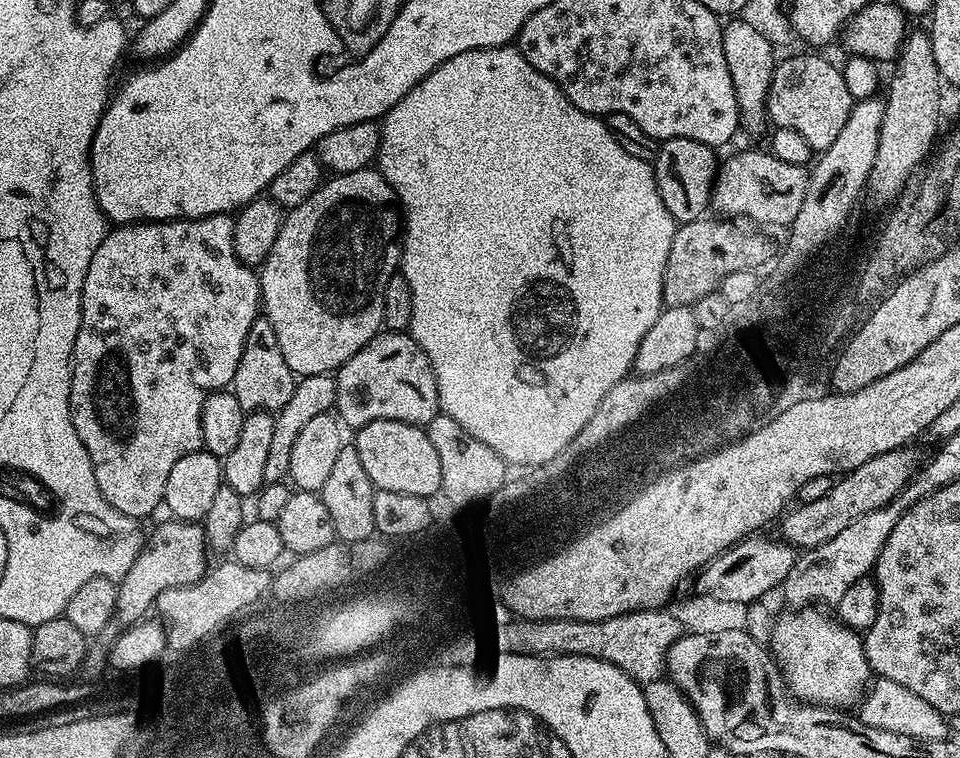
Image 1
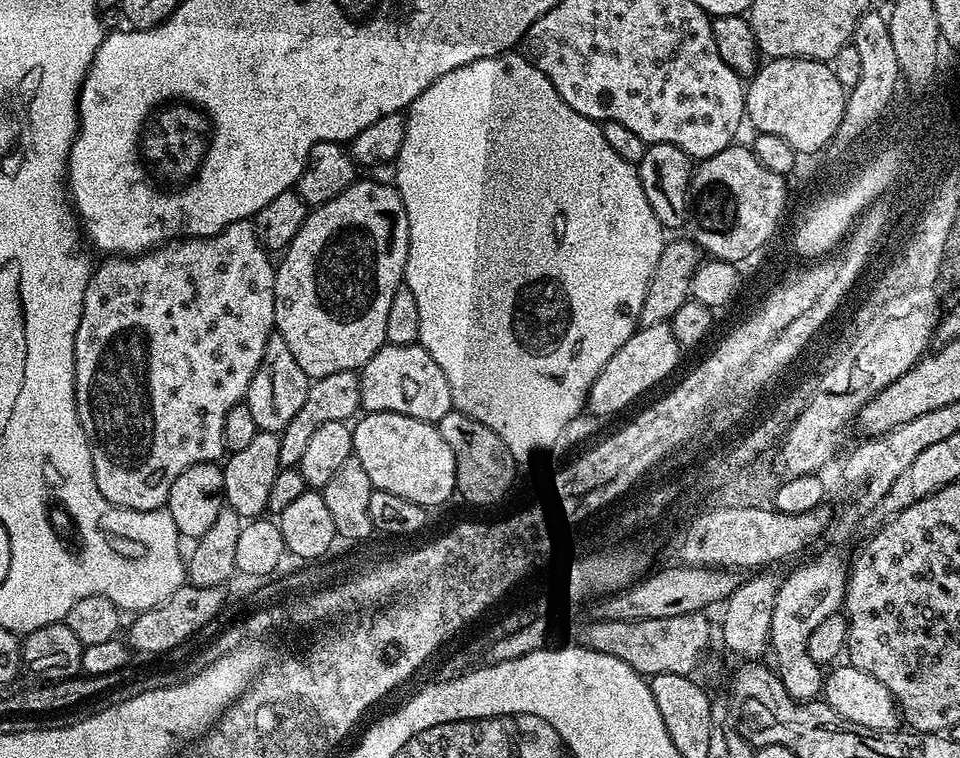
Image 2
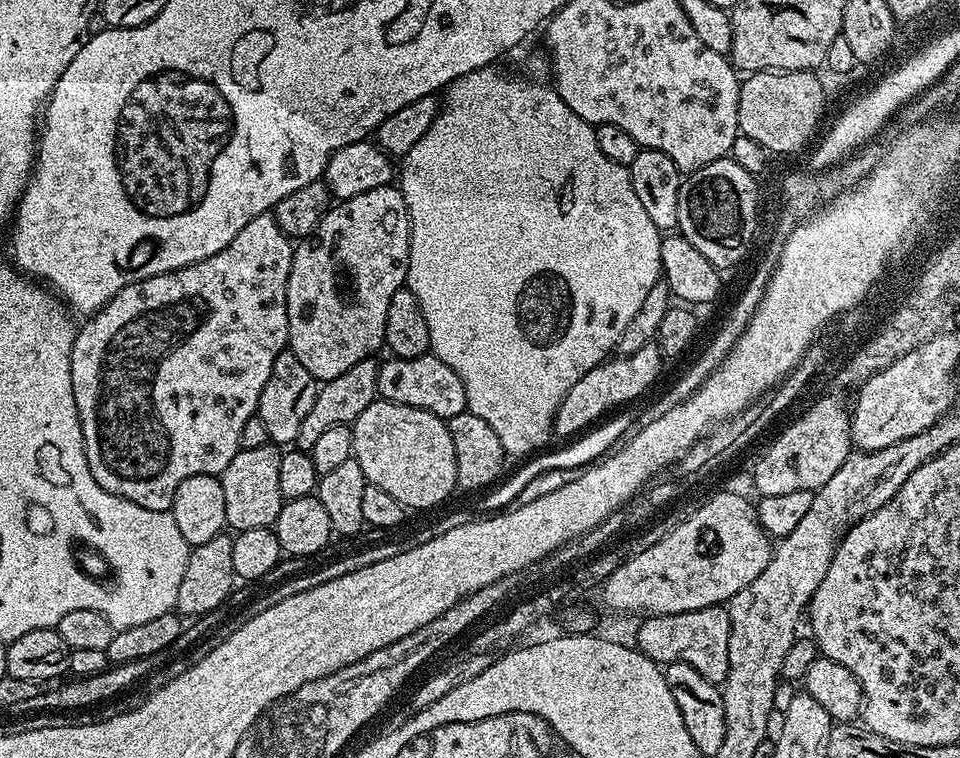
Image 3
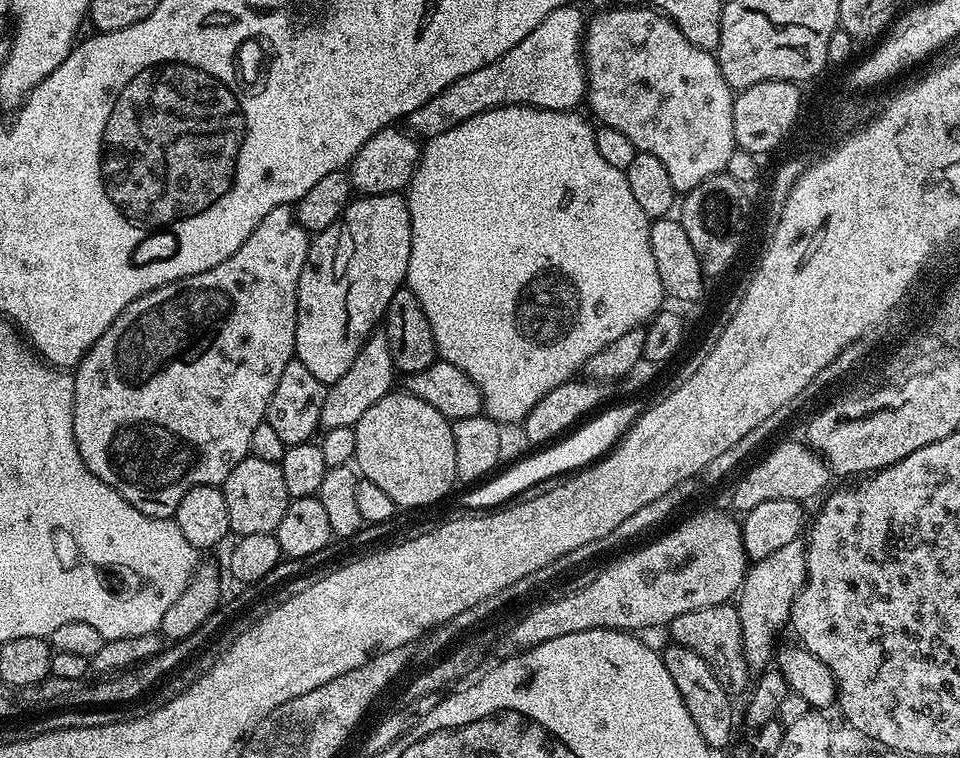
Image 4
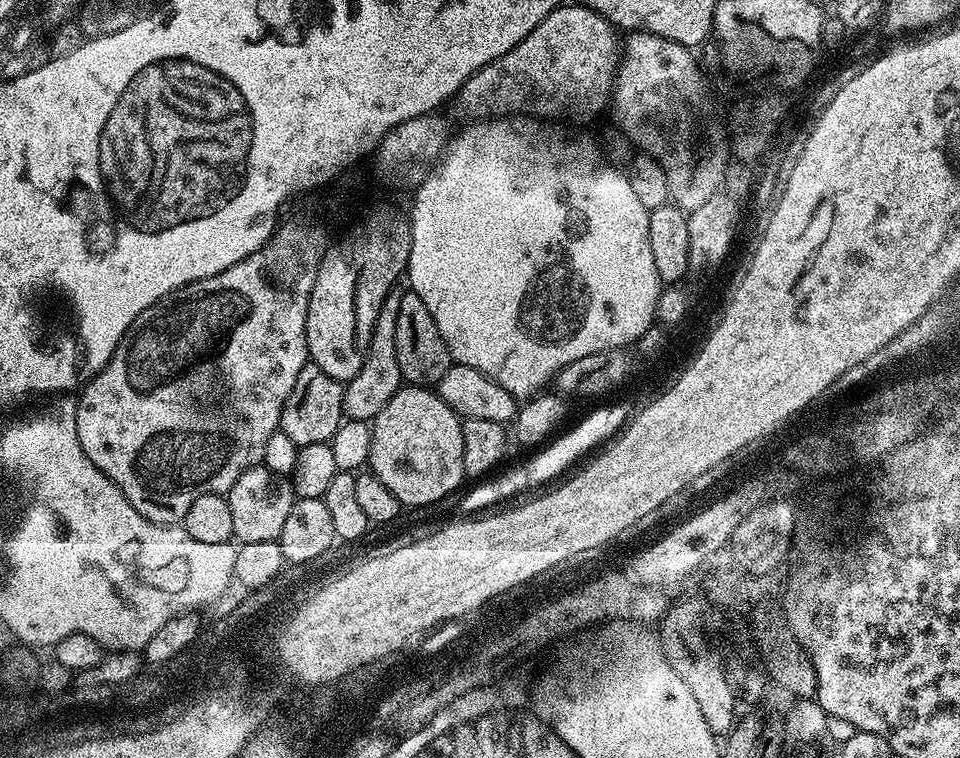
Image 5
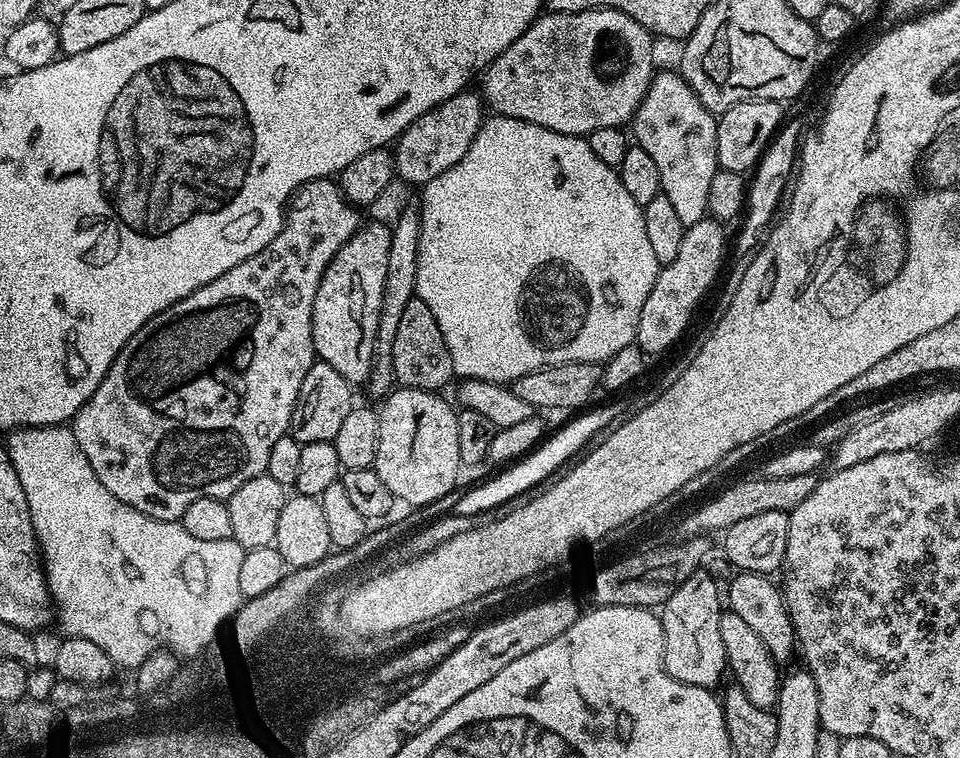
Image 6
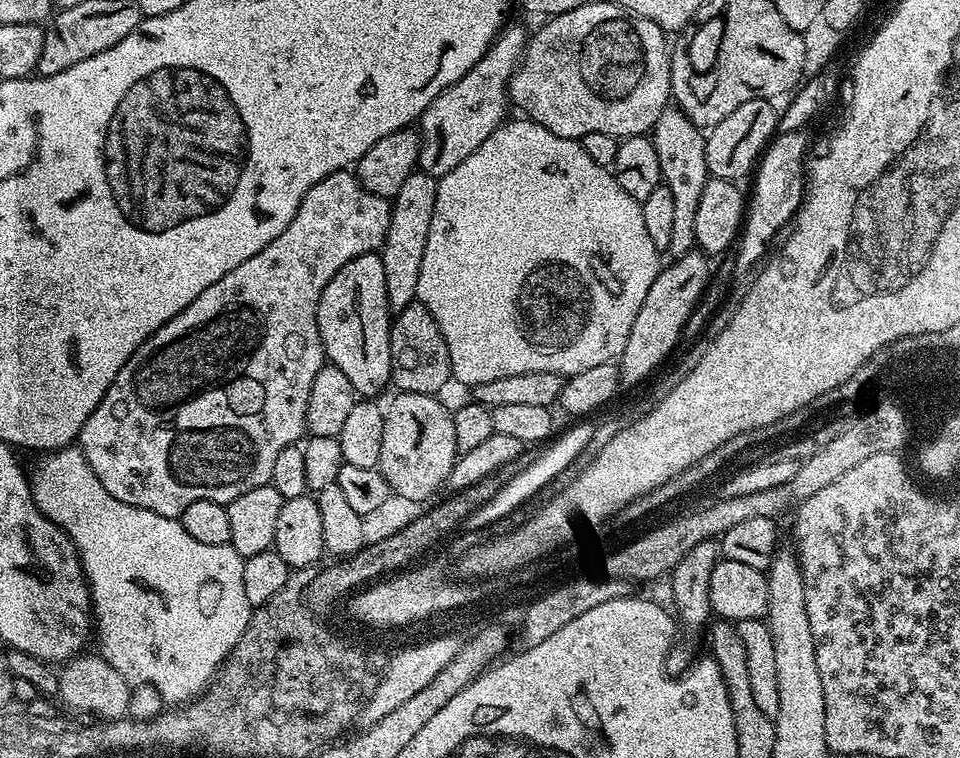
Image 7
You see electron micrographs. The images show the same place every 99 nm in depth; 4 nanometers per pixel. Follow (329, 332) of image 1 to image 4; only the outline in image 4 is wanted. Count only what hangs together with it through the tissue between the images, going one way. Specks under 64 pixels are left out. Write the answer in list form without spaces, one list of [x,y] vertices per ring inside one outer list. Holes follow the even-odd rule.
[[[400,194],[390,196],[360,196],[353,199],[352,203],[346,206],[344,213],[334,223],[326,226],[326,230],[315,233],[311,237],[308,245],[308,261],[302,270],[300,281],[298,282],[295,359],[300,360],[302,366],[306,366],[306,370],[310,370],[310,374],[314,374],[314,378],[318,378],[318,382],[322,382],[326,386],[331,386],[334,382],[338,382],[338,378],[342,378],[342,374],[346,374],[346,370],[350,370],[350,365],[354,363],[354,358],[358,358],[358,350],[362,350],[362,346],[366,343],[369,336],[377,331],[378,325],[383,321],[384,312],[390,306],[390,298],[394,298],[394,294],[399,288],[405,287],[408,279],[408,263],[410,262],[411,249],[412,223],[410,222],[410,210],[408,209],[407,199]]]

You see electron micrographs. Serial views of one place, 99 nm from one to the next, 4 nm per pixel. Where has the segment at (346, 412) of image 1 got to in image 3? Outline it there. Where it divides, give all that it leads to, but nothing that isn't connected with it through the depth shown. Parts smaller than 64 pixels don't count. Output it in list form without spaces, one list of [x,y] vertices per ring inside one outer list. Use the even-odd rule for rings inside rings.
[[[431,354],[409,360],[388,358],[388,361],[383,361],[378,374],[378,396],[382,400],[426,410],[445,422],[454,418],[454,414],[462,414],[468,407],[462,378],[458,378],[446,362]]]

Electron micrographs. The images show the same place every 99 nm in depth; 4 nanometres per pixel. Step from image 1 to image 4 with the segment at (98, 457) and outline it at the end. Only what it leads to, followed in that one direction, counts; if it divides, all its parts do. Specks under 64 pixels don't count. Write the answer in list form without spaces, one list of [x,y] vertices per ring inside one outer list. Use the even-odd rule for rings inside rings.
[[[289,205],[274,206],[266,218],[226,258],[226,262],[218,262],[210,270],[202,274],[187,276],[181,280],[175,280],[169,284],[163,284],[160,288],[150,290],[142,294],[94,342],[94,346],[89,350],[80,363],[74,369],[74,438],[78,450],[82,454],[82,462],[102,482],[106,482],[116,493],[119,494],[130,506],[142,510],[142,514],[147,516],[157,516],[163,520],[175,517],[178,510],[178,502],[194,486],[206,486],[214,484],[223,485],[224,480],[250,454],[250,438],[254,435],[254,429],[265,423],[268,415],[268,403],[274,394],[274,386],[278,386],[278,378],[282,378],[282,370],[294,359],[296,354],[296,311],[298,310],[298,282],[302,270],[308,261],[308,245],[310,243],[310,233],[296,221],[295,211]]]

